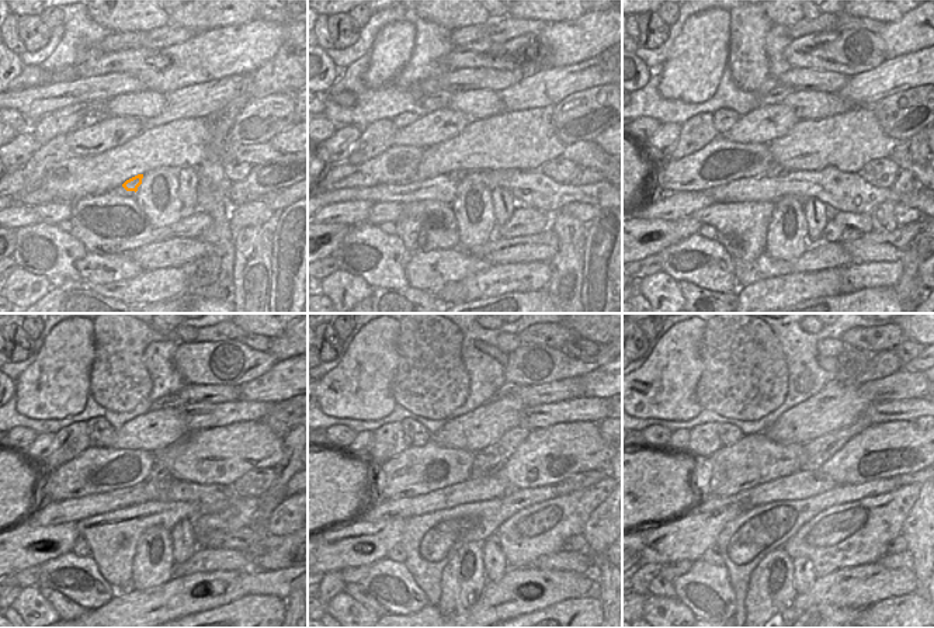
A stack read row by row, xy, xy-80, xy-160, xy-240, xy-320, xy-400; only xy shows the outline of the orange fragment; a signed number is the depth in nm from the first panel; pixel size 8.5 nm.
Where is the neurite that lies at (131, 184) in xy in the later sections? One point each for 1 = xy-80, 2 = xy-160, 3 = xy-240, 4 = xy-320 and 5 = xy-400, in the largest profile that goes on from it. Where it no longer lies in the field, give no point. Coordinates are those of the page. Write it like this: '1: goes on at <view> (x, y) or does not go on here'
1: goes on at xy-80 (457, 176)
2: goes on at xy-160 (775, 172)
3: goes on at xy-240 (165, 460)
4: goes on at xy-320 (490, 460)
5: goes on at xy-400 (816, 451)

